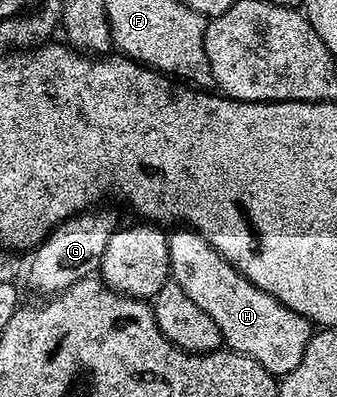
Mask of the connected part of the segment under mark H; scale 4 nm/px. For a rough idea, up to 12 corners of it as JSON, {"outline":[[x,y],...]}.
{"outline":[[199,232],[168,239],[170,280],[229,351],[275,378],[310,321],[248,282]]}

